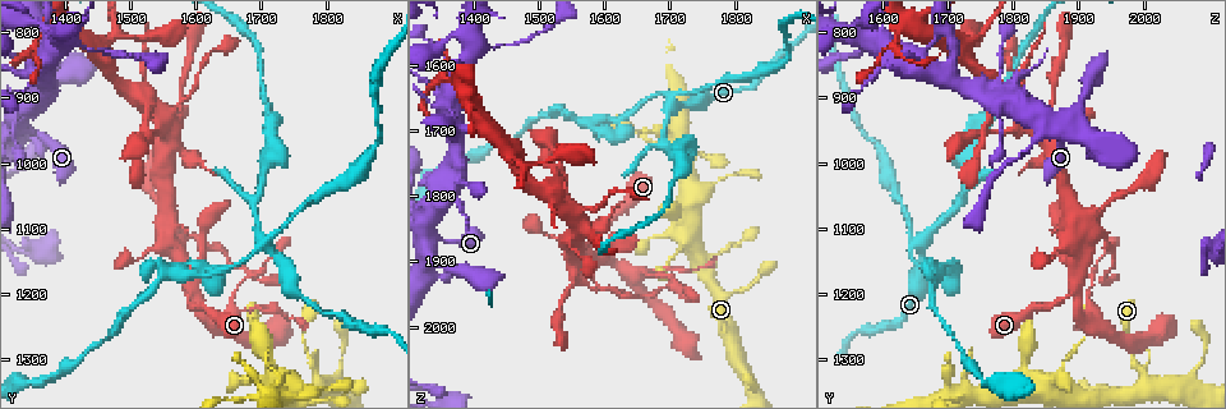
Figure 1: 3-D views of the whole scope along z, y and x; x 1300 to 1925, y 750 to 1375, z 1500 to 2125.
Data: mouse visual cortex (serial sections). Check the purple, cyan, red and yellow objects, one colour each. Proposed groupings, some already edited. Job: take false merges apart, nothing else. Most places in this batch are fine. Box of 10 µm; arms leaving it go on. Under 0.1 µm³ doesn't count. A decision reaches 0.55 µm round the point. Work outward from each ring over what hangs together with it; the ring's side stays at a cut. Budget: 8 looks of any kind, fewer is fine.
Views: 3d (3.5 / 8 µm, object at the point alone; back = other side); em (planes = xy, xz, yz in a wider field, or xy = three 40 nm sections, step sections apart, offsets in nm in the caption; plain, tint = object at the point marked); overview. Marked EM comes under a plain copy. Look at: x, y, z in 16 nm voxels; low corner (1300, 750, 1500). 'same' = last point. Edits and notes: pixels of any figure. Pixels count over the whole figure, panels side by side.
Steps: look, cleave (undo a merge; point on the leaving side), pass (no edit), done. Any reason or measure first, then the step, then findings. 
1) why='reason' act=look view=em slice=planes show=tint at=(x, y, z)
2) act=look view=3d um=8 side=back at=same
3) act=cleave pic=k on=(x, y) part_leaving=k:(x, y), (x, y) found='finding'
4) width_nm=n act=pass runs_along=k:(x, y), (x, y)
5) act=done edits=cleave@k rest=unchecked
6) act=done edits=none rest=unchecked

why='narrows sharply' act=look view=3d um=8 at=(1595, 1195, 1890)

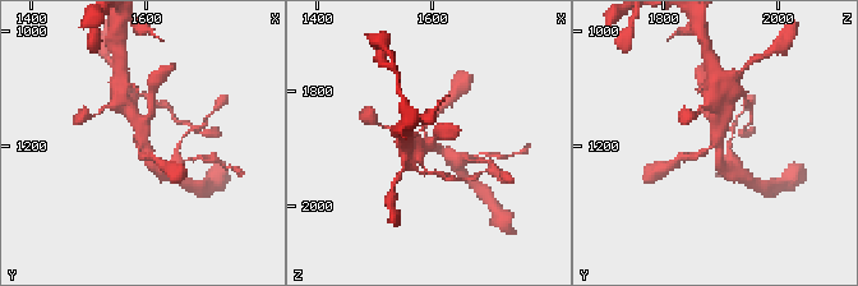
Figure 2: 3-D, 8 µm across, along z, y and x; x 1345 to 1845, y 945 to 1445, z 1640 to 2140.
arms=3 arm_widths_nm=150,250,400 act=look view=em slice=xy step=1 show=tint at=same

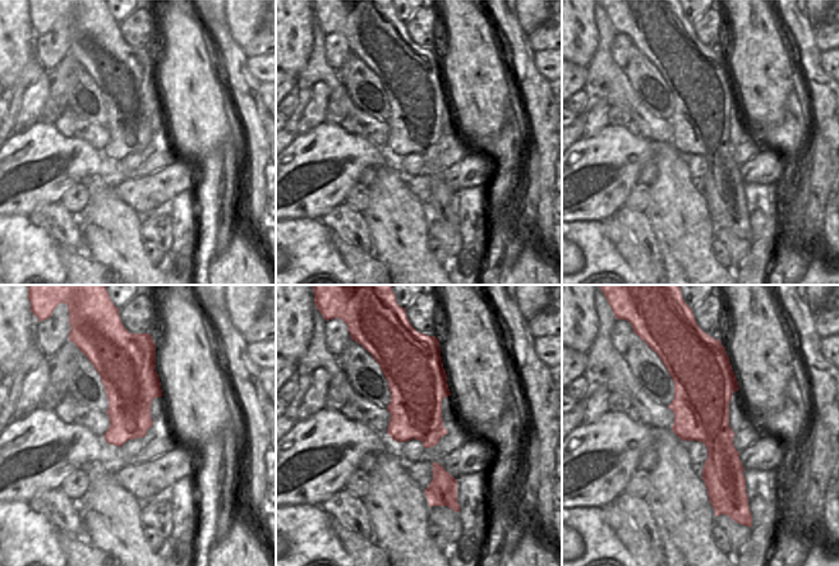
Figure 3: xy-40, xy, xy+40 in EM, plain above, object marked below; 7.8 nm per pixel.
act=pass runs_along=2:(688, 156), (716, 139), (719, 107) found='continuous, no second cell'

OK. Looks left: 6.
why='narrows sharply' act=look view=3d um=3.5 at=(1705, 1125, 1655)

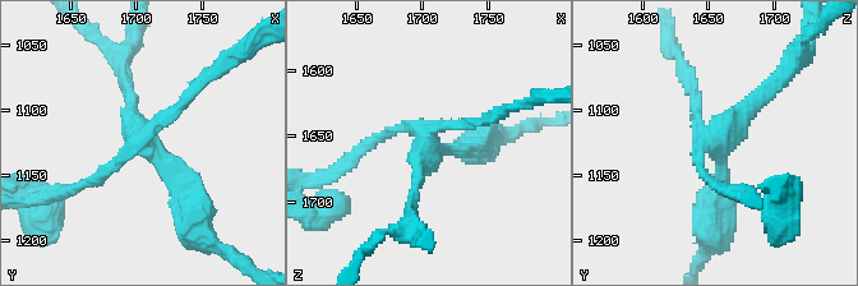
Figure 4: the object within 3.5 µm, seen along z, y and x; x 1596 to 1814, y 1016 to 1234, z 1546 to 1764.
arms=4 arm_widths_nm=150,150,200,300 act=look view=em slice=xy step=2 show=tint at=(1702, 1124, 1656)

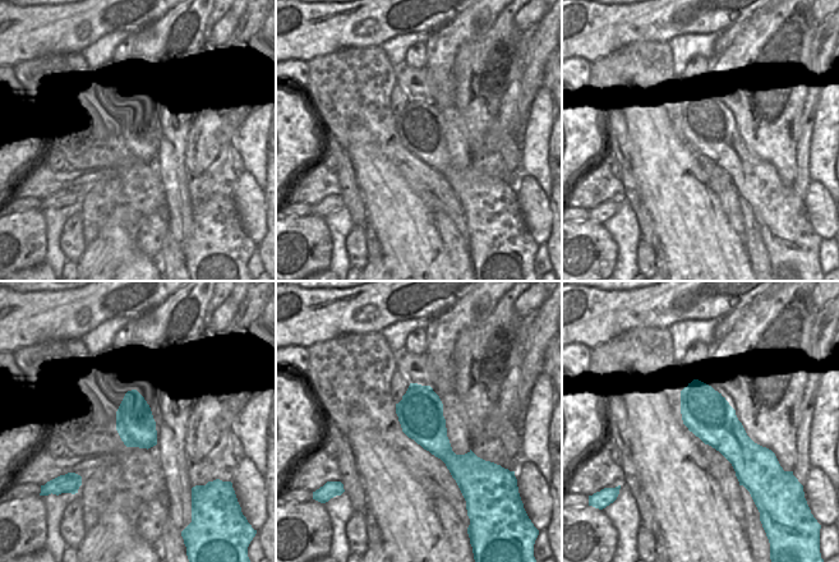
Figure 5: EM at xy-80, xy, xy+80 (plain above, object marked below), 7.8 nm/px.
width_nm=360 act=cleave pic=4 on=(97, 179) part_leaving=4:(137, 141), (101, 176), (38, 199) found='two cells meet here'

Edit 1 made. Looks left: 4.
why='three arms meet' act=look view=3d um=3.5 at=(1455, 830, 1725)

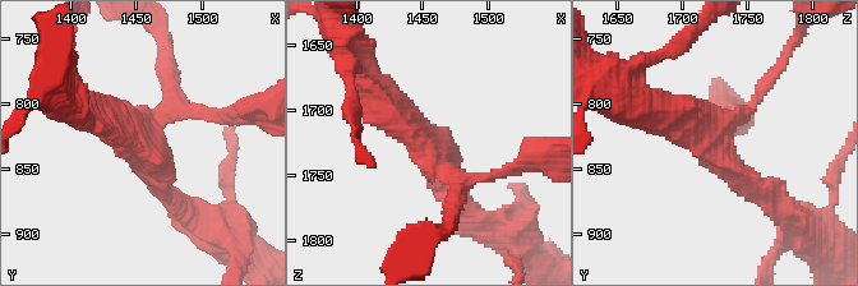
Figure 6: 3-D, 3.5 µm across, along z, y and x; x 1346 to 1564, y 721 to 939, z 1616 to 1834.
arm_widths_nm=150,250,400 act=pass runs_along=6:(451, 197), (447, 157), (365, 86) found='continuous, no second cell'

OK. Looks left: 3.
why='redraw' act=look view=overview

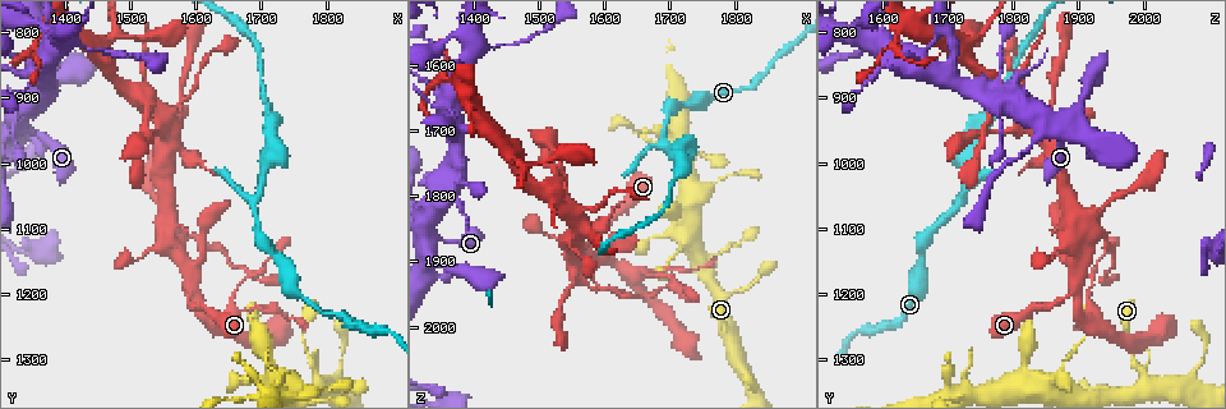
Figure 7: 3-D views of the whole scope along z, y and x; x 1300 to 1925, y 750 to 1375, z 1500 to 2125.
why='abrupt turn' act=look view=3d um=3.5 at=(1405, 815, 1575)

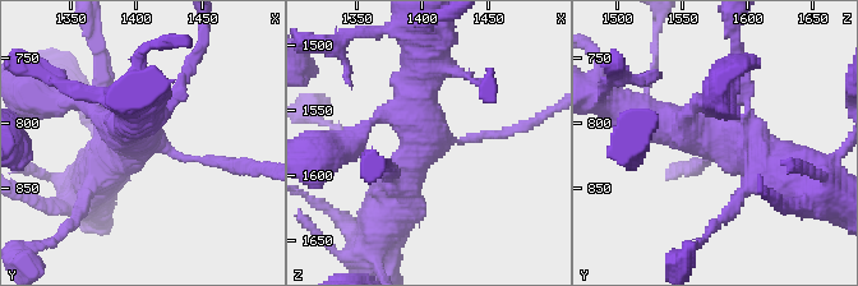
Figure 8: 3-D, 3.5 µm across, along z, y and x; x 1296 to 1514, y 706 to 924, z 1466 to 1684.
why='now the EM' act=look view=em slice=xy step=5 show=tint at=(1406, 814, 1576)

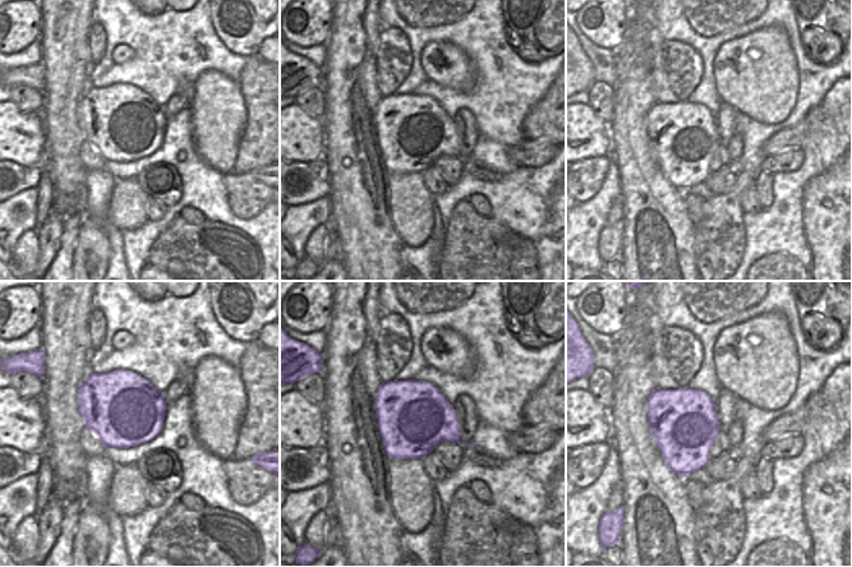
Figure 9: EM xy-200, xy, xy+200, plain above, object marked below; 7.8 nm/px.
act=pass runs_along=8:(782, 165), (687, 127), (696, 102) found='continuous, no second cell'

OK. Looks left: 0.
act=done edits=cleave@4 rest=unchecked

